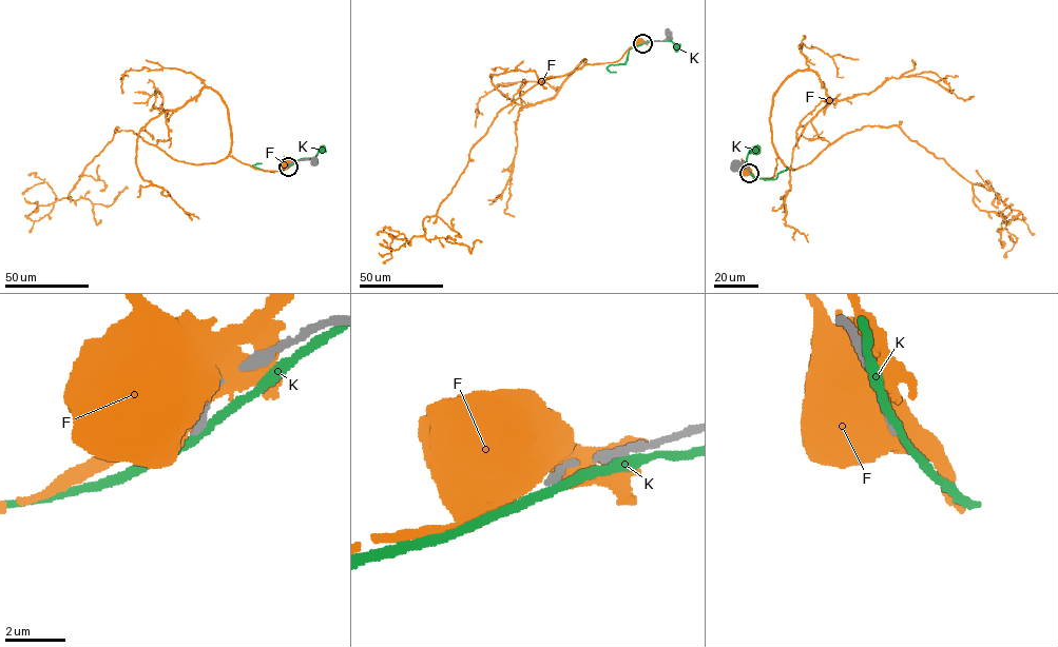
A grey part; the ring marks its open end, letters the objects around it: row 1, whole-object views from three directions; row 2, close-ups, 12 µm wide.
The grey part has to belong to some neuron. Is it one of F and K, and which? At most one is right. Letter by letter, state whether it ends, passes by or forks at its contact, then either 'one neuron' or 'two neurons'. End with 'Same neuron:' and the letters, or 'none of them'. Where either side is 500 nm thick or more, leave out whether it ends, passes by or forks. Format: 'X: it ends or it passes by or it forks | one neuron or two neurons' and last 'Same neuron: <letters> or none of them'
F: two neurons
K: it passes by | two neurons
Same neuron: none of them

